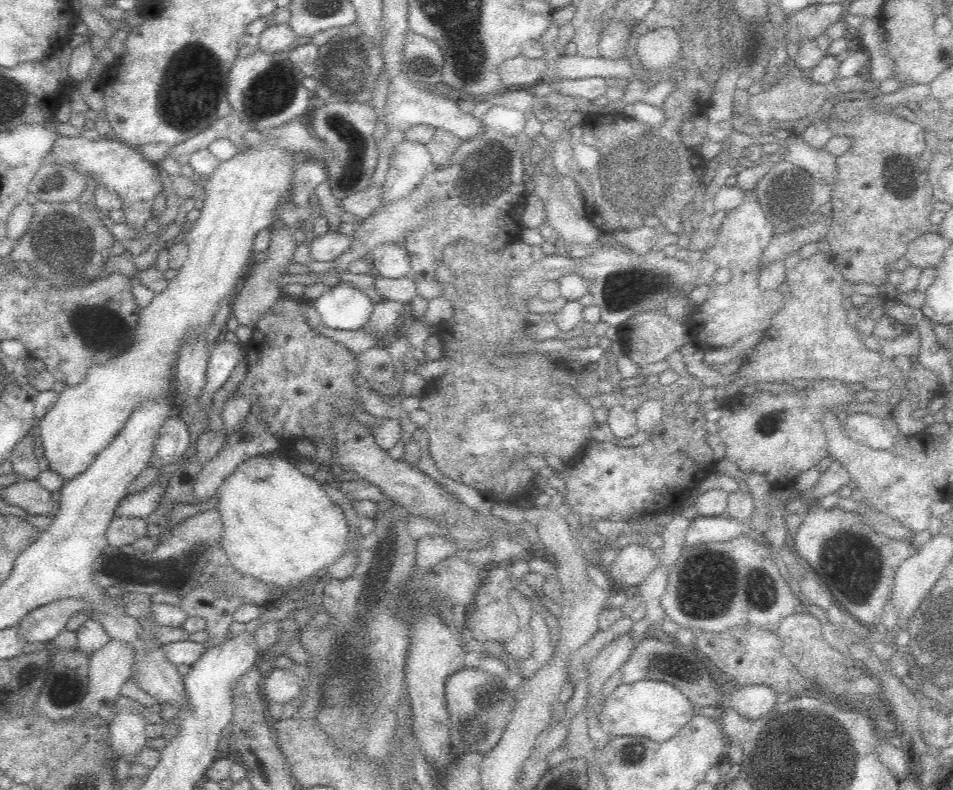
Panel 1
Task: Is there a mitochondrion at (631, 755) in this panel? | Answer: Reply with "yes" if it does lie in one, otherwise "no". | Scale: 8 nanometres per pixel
yes

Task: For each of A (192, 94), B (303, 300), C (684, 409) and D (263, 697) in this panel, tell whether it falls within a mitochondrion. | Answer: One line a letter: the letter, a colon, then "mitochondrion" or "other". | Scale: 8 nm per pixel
A: mitochondrion
B: other
C: other
D: other

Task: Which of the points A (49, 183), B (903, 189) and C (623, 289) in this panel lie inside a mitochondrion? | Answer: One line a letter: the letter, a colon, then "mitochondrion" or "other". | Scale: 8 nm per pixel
A: other
B: other
C: mitochondrion

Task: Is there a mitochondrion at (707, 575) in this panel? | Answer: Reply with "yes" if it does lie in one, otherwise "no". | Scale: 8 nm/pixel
yes

